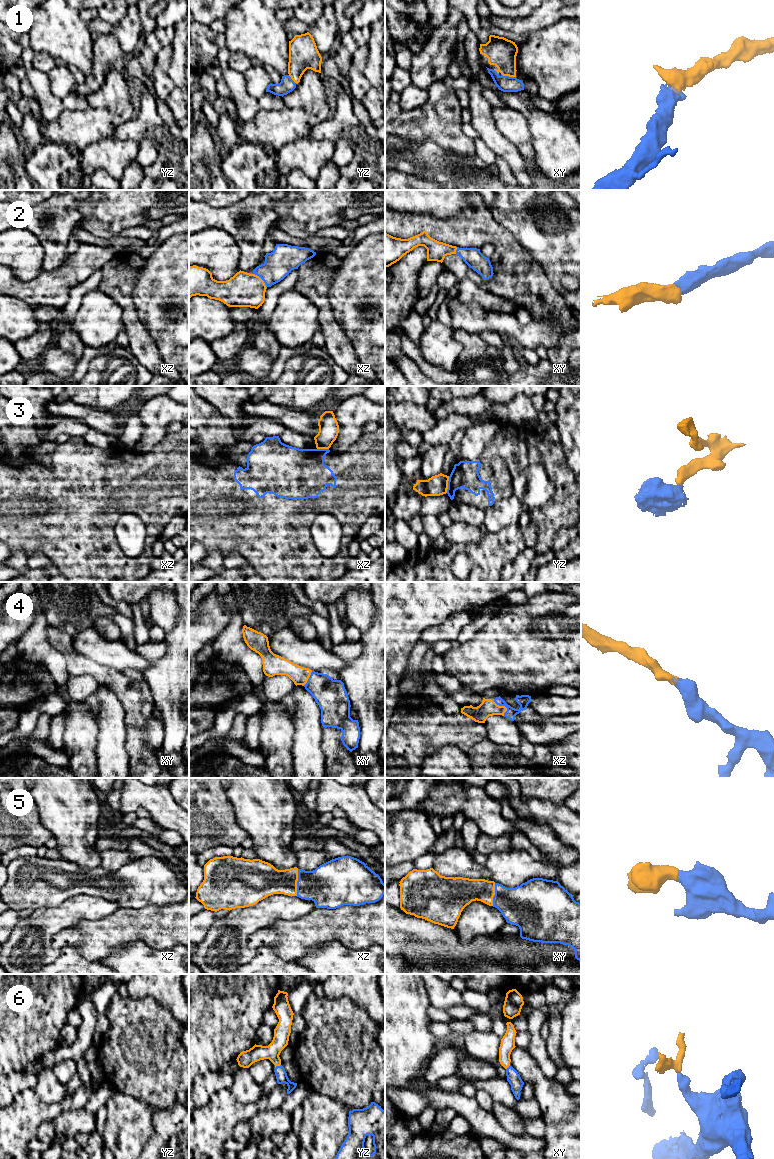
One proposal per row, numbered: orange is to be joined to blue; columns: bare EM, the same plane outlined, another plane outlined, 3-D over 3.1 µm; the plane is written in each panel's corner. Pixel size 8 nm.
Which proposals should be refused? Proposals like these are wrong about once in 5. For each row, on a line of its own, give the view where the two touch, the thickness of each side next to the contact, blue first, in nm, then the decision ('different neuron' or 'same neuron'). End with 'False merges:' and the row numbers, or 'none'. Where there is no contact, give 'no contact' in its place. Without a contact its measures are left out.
1: xy | 130/240 nm | same neuron
2: xz | 220/280 nm | same neuron
3: yz | 220/170 nm | different neuron
4: xz | 90/130 nm | same neuron
5: xz | 340/240 nm | same neuron
6: yz | 90/130 nm | same neuron
False merges: 3

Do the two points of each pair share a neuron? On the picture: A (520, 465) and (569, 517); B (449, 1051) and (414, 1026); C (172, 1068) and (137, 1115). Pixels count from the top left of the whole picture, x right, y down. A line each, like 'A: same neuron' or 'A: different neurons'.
A: same neuron
B: different neurons
C: different neurons

